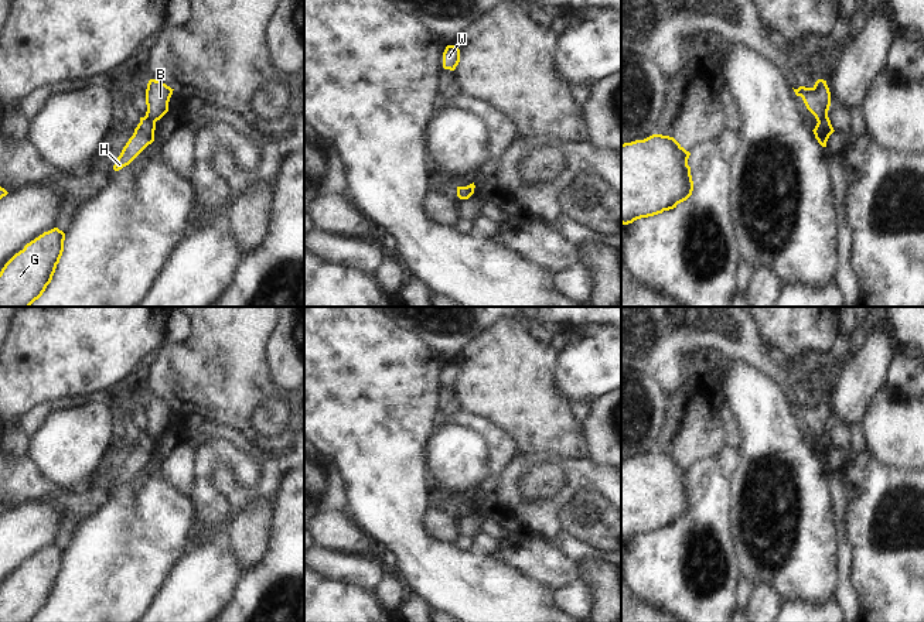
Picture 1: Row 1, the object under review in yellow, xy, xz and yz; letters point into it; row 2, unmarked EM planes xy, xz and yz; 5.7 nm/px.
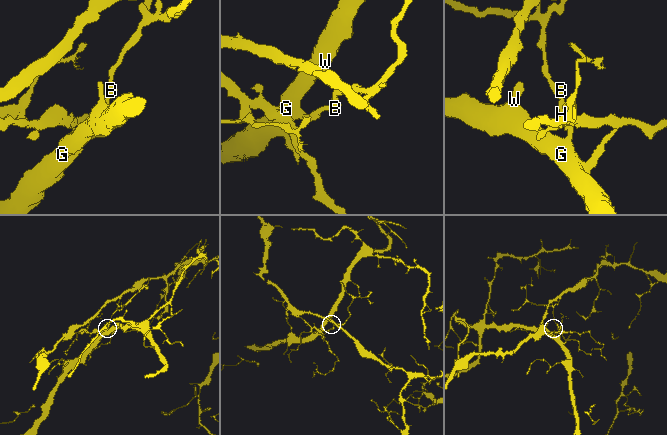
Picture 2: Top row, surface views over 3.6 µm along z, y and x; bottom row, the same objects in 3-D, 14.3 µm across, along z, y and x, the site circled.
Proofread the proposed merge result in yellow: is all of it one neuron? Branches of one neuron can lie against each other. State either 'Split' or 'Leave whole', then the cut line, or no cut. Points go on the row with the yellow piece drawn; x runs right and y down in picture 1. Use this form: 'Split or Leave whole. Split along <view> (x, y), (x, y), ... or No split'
Split. Split along xy (145, 116), (154, 123).

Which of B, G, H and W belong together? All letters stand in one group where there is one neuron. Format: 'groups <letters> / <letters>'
groups B / G H W

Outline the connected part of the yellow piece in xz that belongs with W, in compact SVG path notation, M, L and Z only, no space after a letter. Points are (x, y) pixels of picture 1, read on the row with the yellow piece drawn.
M447 45L443 52L443 68L454 71L460 62L460 49L457 45Z

